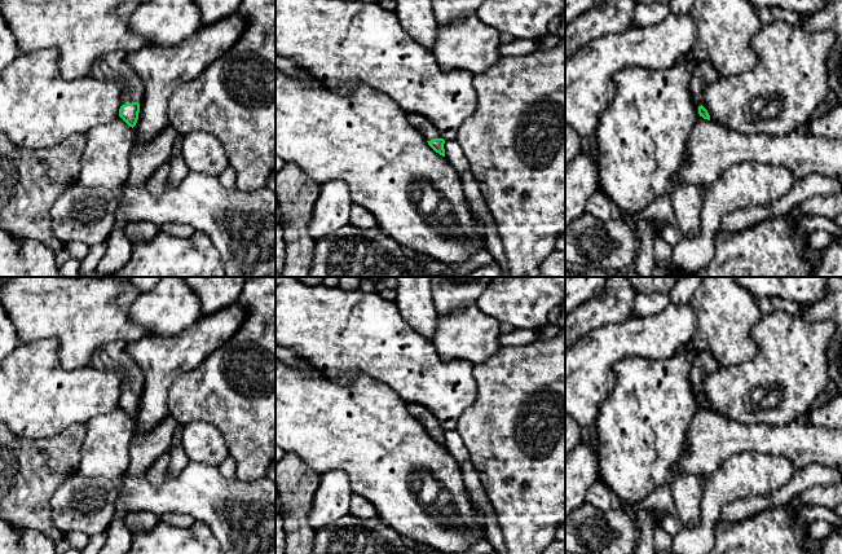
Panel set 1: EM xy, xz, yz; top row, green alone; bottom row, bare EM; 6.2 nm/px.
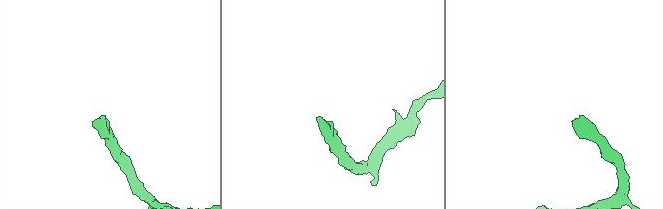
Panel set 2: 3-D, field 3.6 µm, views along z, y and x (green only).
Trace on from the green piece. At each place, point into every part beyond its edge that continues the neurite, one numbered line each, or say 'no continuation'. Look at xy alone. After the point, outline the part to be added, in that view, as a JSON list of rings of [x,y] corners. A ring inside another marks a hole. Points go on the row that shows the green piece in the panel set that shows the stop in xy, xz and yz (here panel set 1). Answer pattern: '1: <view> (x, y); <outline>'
1: xy (113, 67); [[[124,52],[110,53],[96,61],[91,67],[91,76],[94,79],[113,82],[122,92],[122,105],[138,102],[141,105],[145,85],[137,72],[127,63]]]

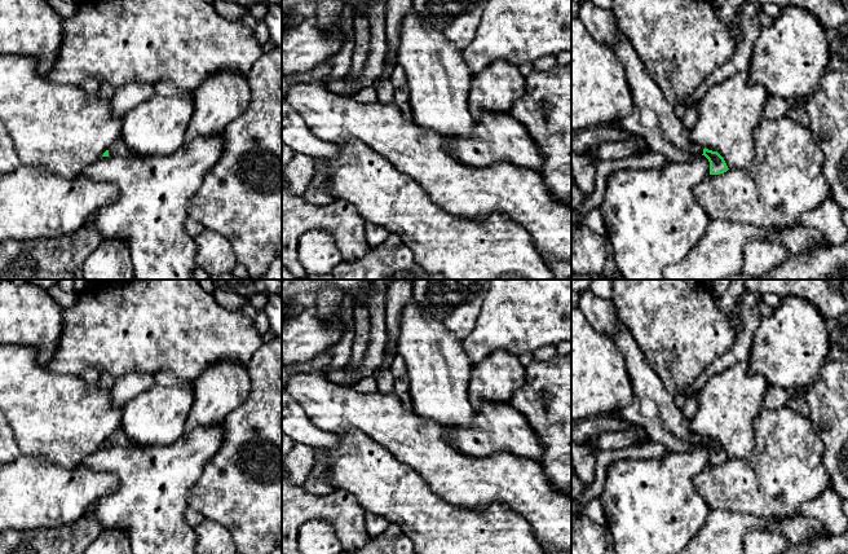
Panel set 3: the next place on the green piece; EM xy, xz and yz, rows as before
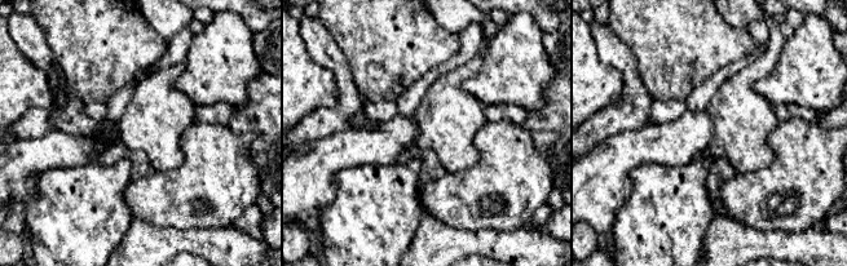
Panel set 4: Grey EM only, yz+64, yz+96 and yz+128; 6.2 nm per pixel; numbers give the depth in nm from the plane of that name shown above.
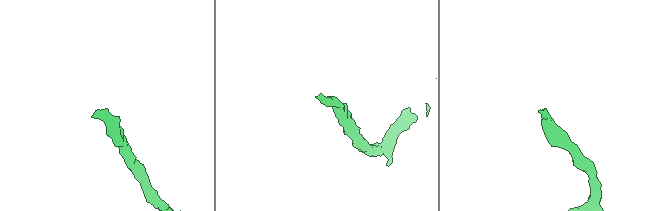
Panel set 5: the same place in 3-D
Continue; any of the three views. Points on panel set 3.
1: yz (653, 118); [[[620,32],[614,52],[622,62],[635,110],[620,120],[630,133],[642,136],[650,151],[664,155],[670,163],[685,163],[703,154],[703,149],[690,138],[690,131],[683,124],[671,105],[650,78],[627,36]]]

